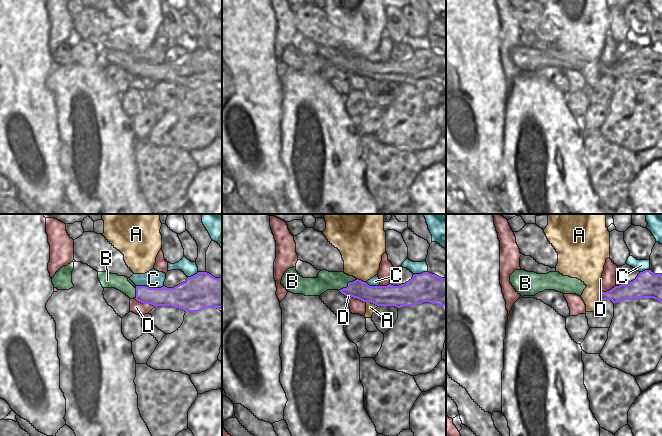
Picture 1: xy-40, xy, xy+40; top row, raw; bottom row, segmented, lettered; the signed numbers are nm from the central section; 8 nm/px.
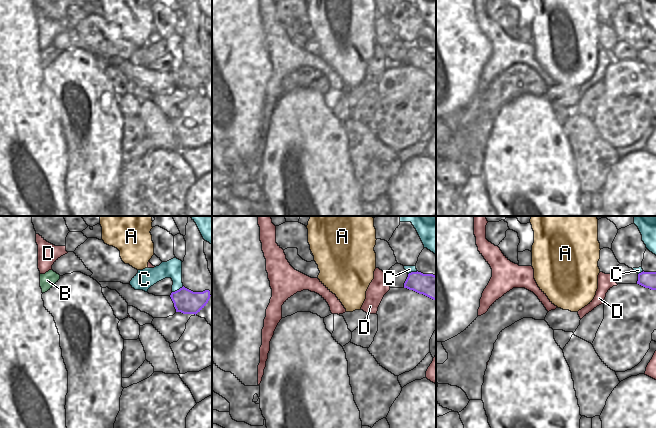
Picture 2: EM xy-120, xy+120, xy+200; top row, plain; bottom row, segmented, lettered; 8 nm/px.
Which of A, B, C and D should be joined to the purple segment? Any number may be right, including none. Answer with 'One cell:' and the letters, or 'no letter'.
One cell: B

